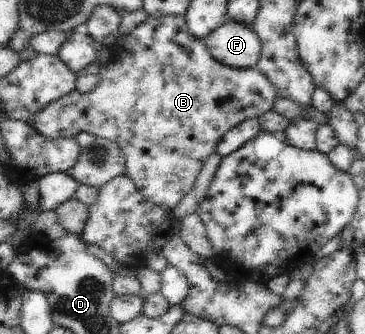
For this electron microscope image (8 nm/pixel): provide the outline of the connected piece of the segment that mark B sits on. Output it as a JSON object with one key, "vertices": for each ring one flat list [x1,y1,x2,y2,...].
{"vertices":[[148,16,131,33,116,38,110,48,112,49,111,58,100,73,101,78,98,85,92,91,80,93,74,89,65,96,60,97,60,99,46,104,43,110,31,117,31,120,23,122,34,128,40,135,50,139,74,138,76,134,86,132,94,134,97,138,115,141,126,156,125,174,132,179,134,185,144,197,152,200,154,204,166,211,173,210,192,189,204,162,215,151,216,144,224,137,224,134,243,121,259,118,263,113,271,109,274,100,279,97,274,83,265,74,256,71,254,68,238,69,223,66,219,61,216,61,210,51,208,51,208,46,204,43,204,40,194,37,188,31,185,16,160,16,158,18]]}

